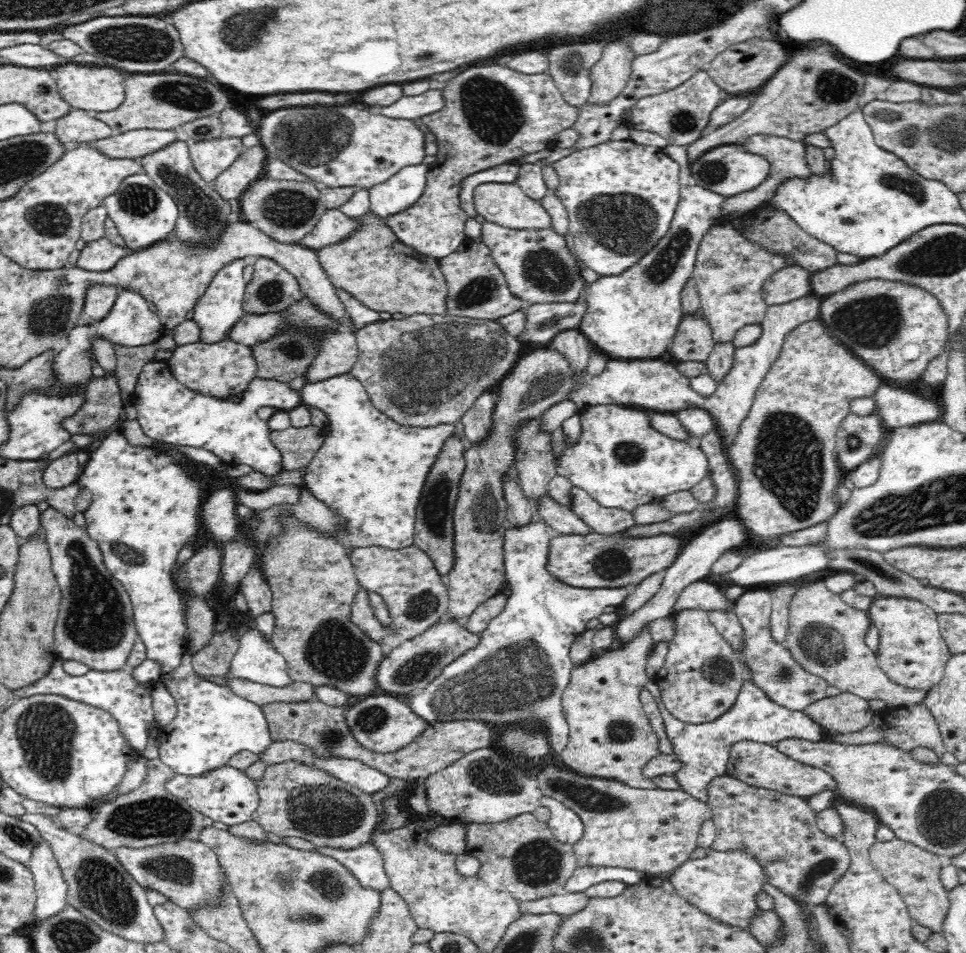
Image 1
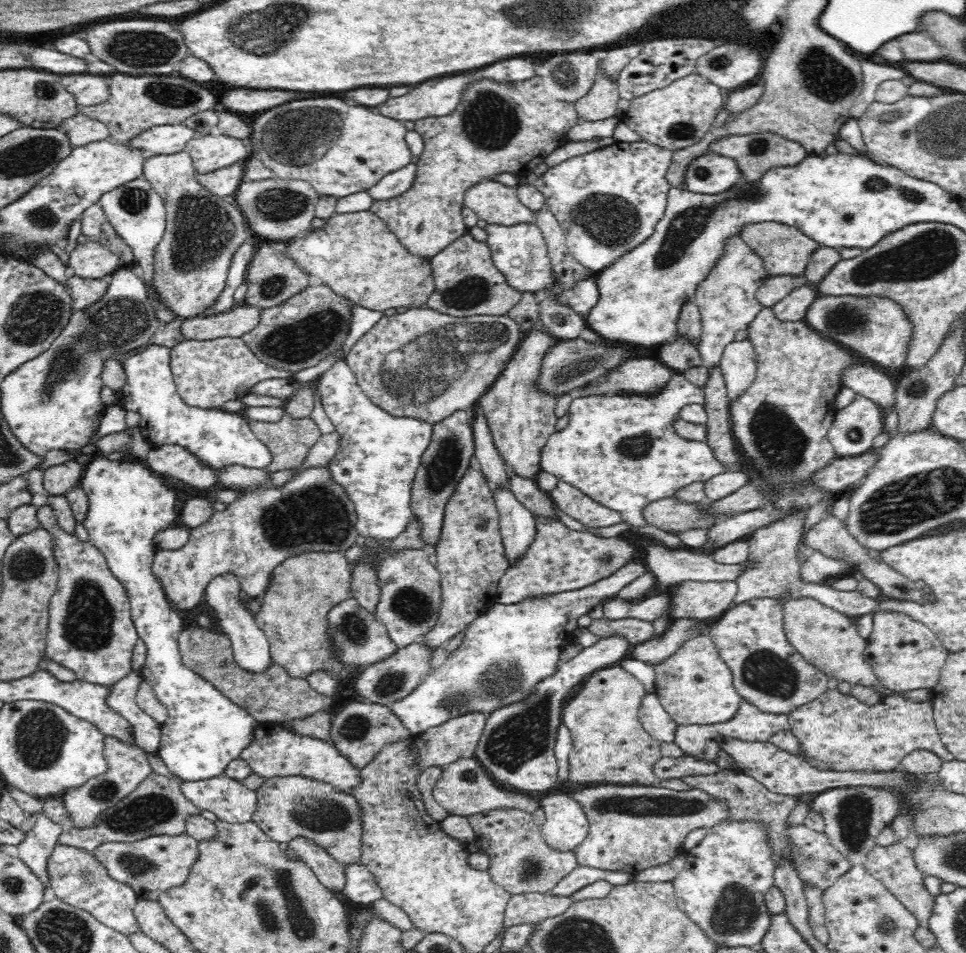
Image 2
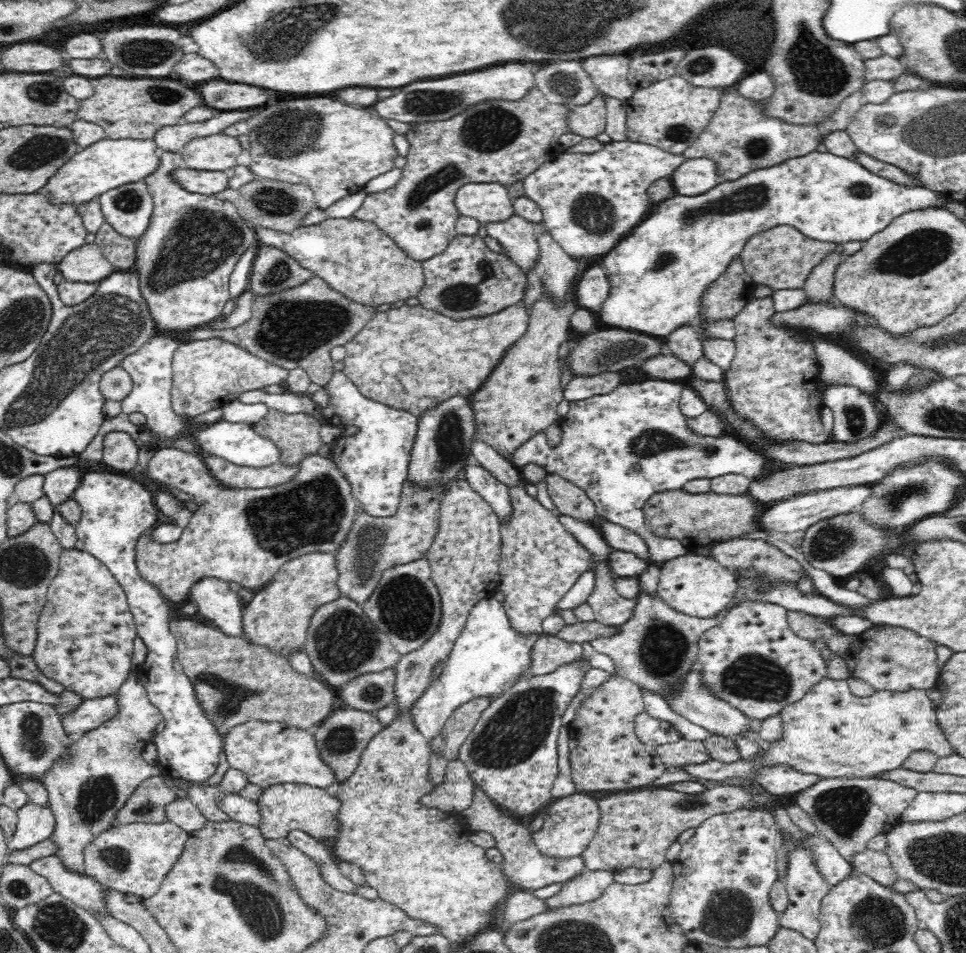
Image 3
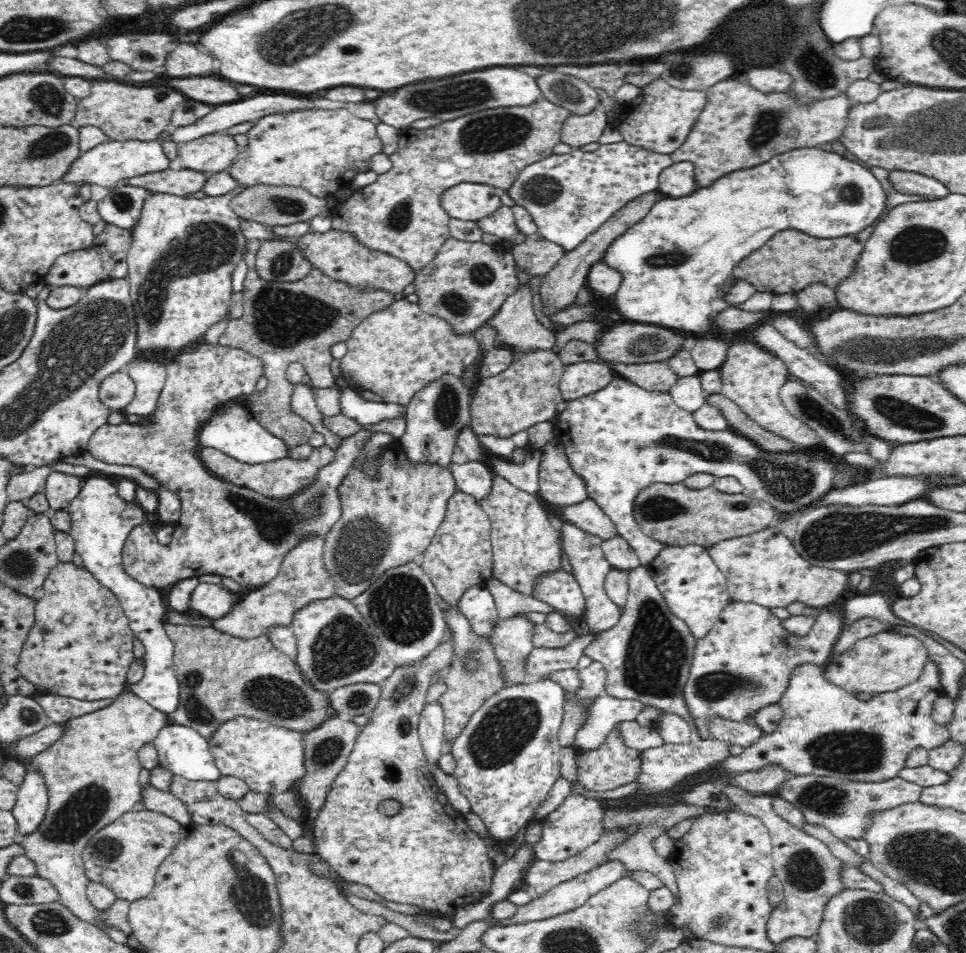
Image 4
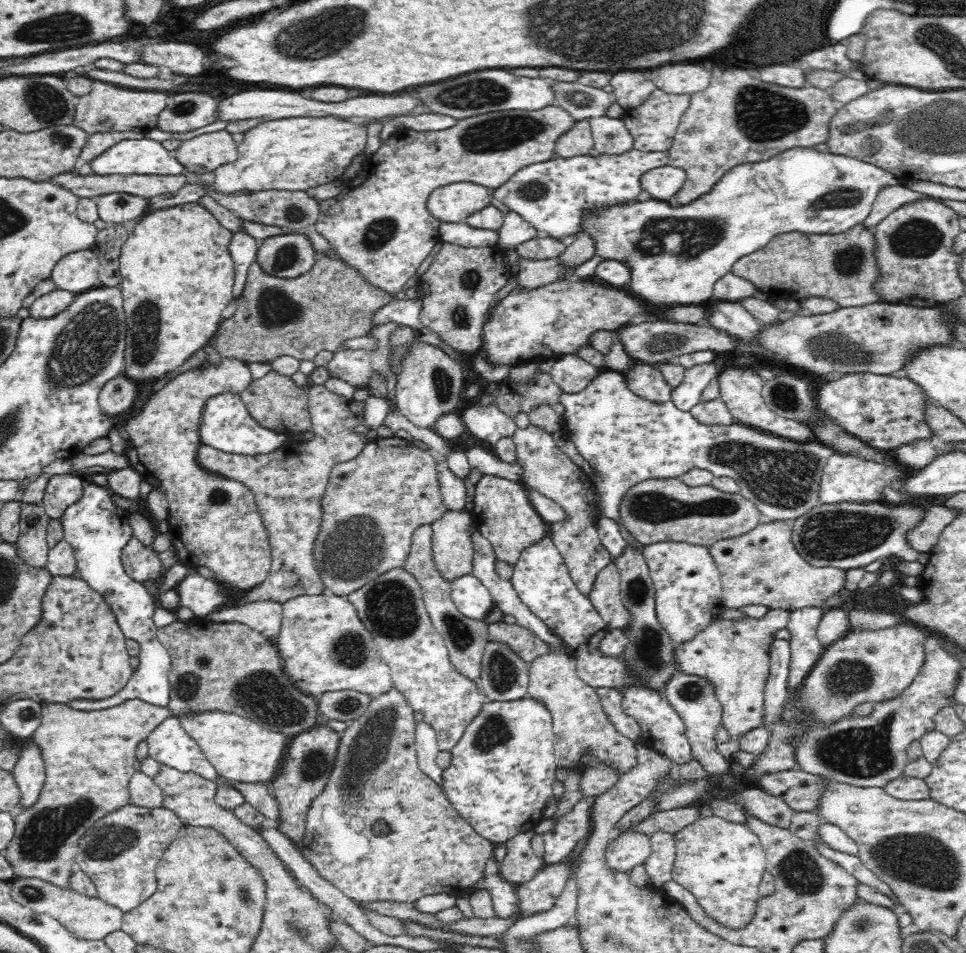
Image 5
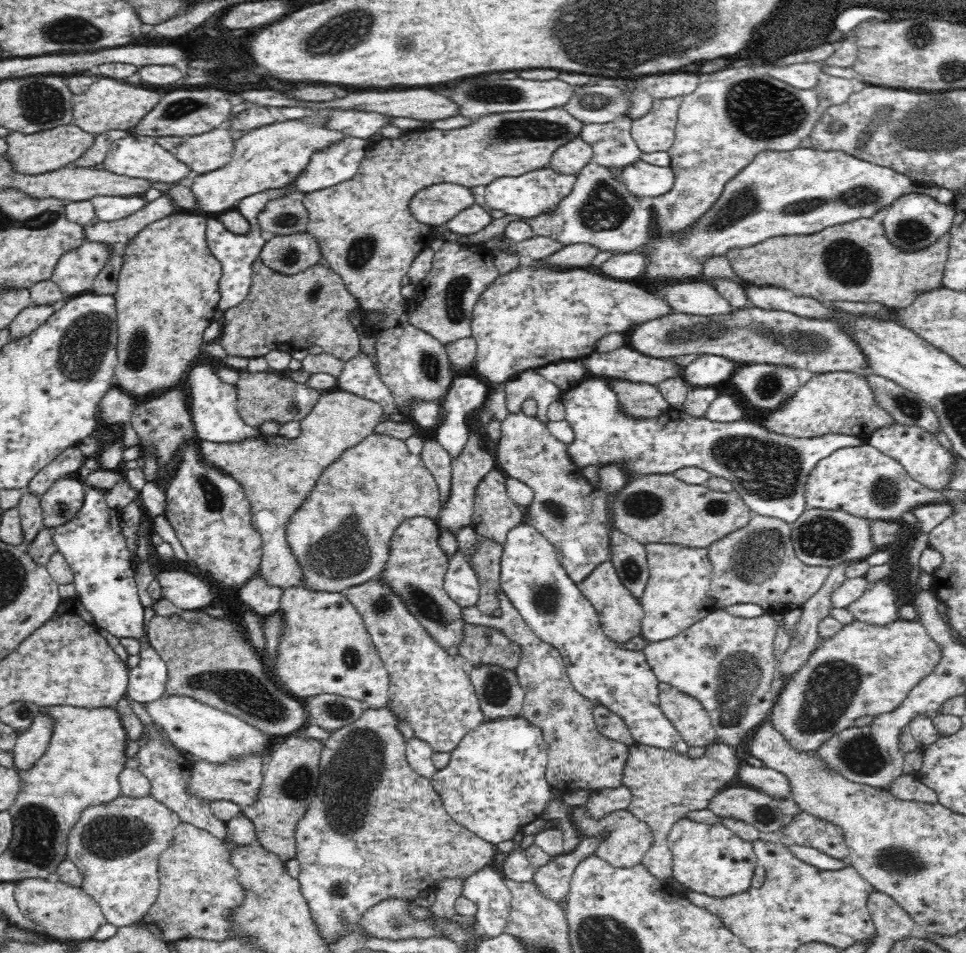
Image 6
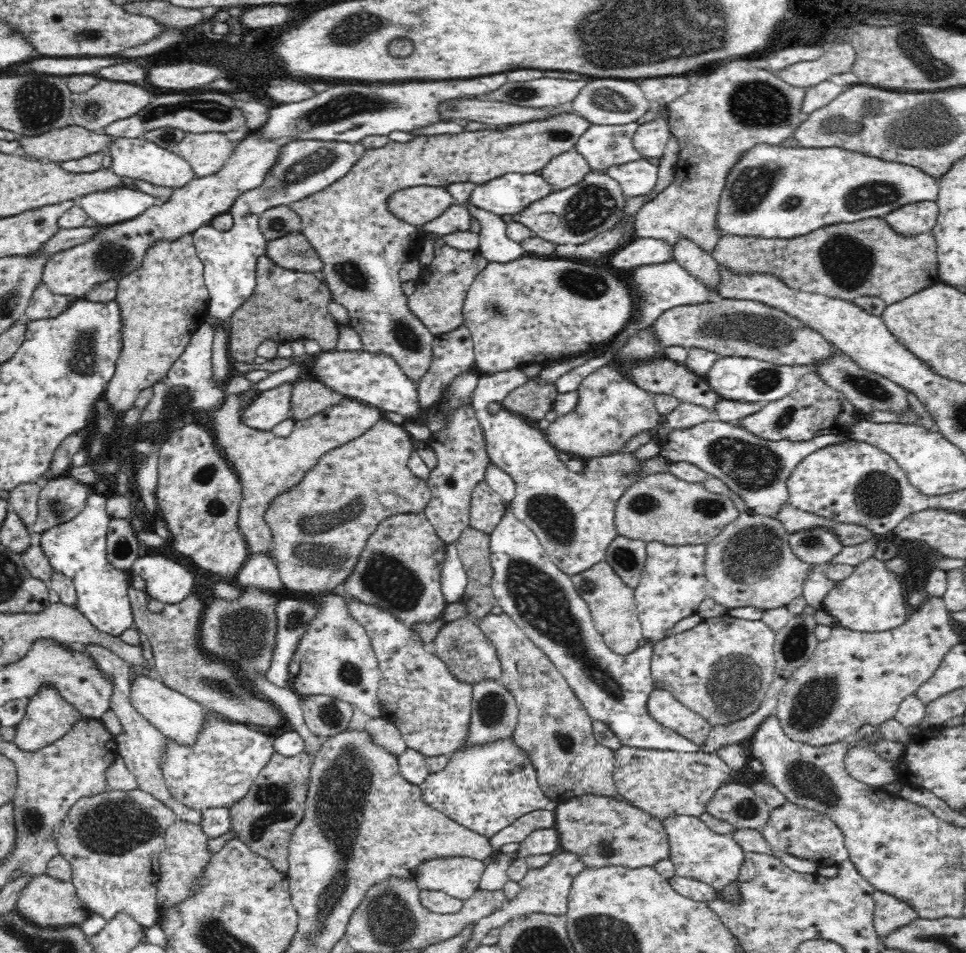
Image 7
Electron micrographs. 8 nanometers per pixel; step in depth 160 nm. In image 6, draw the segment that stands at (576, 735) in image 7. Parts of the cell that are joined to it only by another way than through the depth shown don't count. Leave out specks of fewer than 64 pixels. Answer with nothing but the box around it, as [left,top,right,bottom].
[462,589,629,793]

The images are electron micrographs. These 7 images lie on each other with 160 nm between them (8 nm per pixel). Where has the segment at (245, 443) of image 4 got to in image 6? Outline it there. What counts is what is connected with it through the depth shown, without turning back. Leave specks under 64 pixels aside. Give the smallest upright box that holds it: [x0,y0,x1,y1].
[185,365,266,443]

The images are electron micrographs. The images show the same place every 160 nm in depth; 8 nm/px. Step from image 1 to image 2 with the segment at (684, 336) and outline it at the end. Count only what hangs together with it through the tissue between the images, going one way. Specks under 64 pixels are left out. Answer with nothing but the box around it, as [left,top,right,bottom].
[660,336,703,372]

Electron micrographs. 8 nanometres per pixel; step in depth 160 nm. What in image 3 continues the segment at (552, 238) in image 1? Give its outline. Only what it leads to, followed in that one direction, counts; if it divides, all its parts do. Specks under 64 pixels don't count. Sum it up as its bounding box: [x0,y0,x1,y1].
[485,215,540,274]

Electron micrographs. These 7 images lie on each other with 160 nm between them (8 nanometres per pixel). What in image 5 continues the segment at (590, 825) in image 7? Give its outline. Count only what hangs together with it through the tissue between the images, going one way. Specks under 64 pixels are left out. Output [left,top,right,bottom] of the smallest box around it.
[606,831,652,873]

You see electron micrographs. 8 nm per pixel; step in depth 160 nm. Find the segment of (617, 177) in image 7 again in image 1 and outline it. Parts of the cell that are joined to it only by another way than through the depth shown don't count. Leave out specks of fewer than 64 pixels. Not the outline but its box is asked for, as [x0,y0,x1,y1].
[692,142,772,199]

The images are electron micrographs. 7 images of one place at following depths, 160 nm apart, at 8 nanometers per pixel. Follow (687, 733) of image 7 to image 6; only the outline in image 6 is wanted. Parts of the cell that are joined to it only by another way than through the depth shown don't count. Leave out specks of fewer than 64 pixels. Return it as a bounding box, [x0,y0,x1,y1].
[660,682,717,747]

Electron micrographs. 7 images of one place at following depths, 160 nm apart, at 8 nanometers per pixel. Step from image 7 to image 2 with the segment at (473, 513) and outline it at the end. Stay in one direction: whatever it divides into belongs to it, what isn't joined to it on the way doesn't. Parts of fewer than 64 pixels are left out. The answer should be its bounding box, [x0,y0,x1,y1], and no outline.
[497,517,645,604]

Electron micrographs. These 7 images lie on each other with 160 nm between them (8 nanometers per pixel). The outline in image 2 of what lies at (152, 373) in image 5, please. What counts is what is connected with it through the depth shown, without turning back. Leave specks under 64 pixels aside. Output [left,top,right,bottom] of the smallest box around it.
[143,150,252,319]

